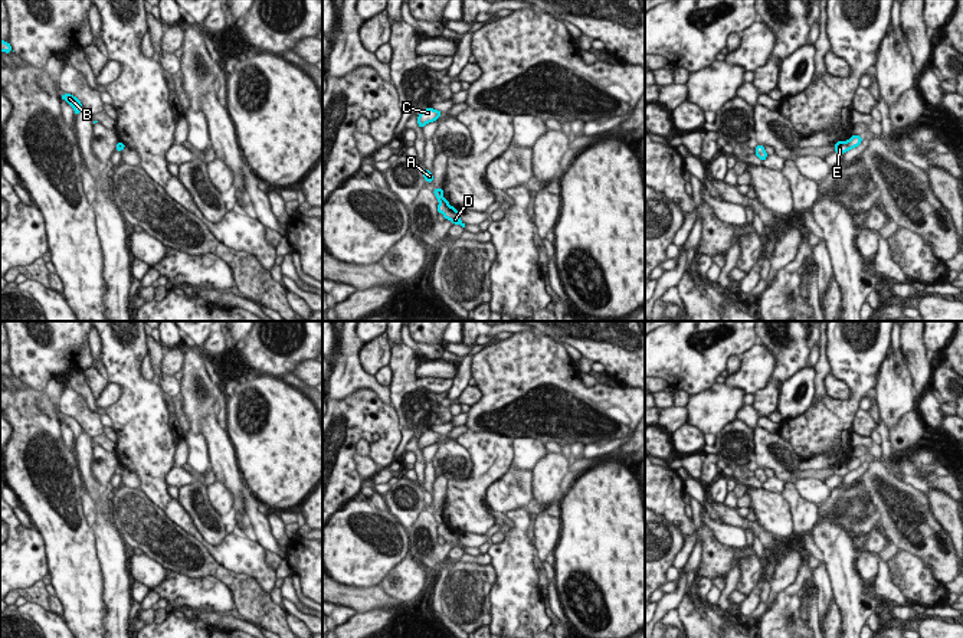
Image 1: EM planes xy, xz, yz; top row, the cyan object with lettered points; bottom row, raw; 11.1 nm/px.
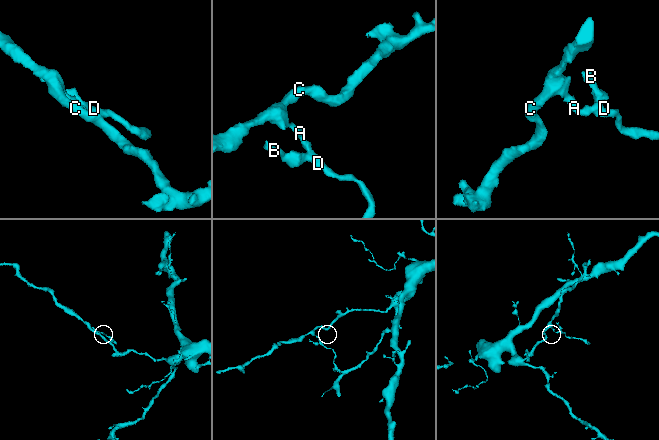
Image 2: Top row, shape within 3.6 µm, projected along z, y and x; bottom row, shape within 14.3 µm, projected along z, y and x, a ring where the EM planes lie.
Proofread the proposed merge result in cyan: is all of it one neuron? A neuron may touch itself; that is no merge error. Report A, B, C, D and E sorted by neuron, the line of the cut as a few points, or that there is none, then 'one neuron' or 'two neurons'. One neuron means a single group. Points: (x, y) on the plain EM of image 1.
A C E / B D; cut in yz along (845, 464), (850, 471); two neurons

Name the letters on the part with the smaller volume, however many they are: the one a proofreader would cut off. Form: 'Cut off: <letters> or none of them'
Cut off: B, D

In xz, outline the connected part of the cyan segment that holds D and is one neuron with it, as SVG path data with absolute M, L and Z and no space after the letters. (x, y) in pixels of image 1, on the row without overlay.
M440 523L438 527L438 536L442 536L446 543L451 543L453 547L461 547L465 550L465 546L461 543L461 534L449 527L448 523Z

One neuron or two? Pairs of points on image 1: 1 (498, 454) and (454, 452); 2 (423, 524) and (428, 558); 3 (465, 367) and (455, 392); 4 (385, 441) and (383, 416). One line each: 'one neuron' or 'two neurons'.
1: two neurons
2: one neuron
3: one neuron
4: one neuron

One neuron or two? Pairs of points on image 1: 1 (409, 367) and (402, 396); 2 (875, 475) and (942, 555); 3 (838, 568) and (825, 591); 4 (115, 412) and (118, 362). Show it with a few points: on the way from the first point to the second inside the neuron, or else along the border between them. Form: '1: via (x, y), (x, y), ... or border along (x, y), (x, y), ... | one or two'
1: via (405, 375), (405, 389) | one
2: via (890, 496), (921, 535) | one
3: border along (822, 560), (834, 595) | two
4: via (128, 399), (128, 375) | one

